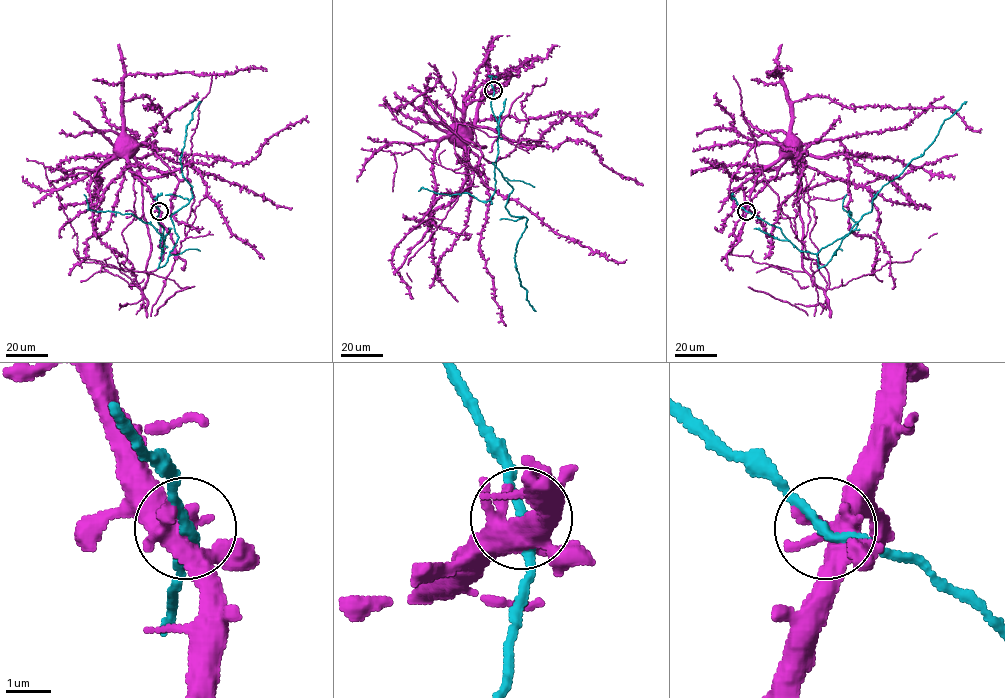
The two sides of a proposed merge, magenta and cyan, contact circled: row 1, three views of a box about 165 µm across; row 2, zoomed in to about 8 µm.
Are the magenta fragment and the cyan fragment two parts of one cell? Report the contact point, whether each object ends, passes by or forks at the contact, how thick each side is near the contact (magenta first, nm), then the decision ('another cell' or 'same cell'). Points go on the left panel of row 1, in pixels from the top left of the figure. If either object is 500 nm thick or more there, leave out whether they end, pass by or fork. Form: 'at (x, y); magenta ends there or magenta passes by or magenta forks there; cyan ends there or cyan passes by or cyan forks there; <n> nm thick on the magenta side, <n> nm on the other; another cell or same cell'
at (159, 211); magenta forks there; cyan passes by; 480 nm thick on the magenta side, 190 nm on the other; same cell

